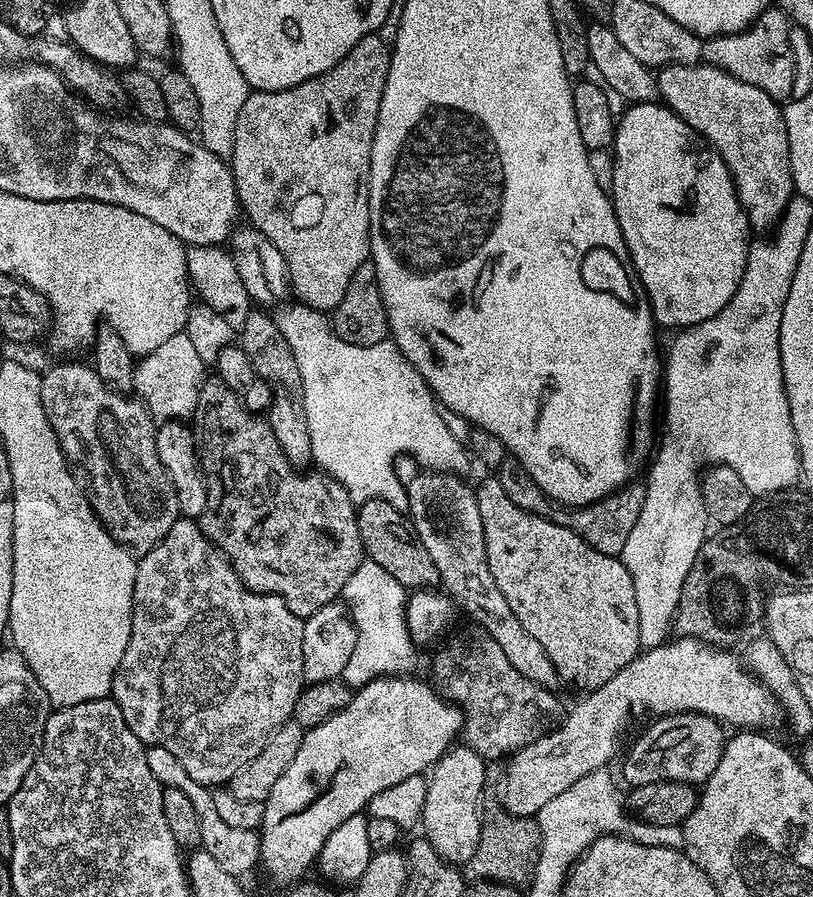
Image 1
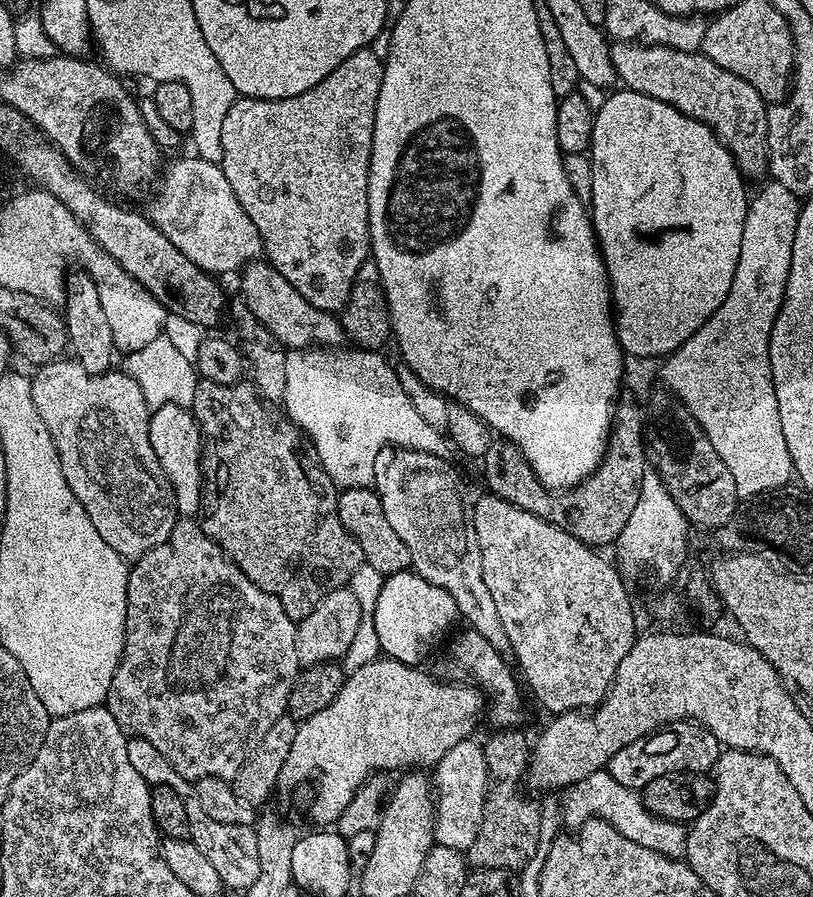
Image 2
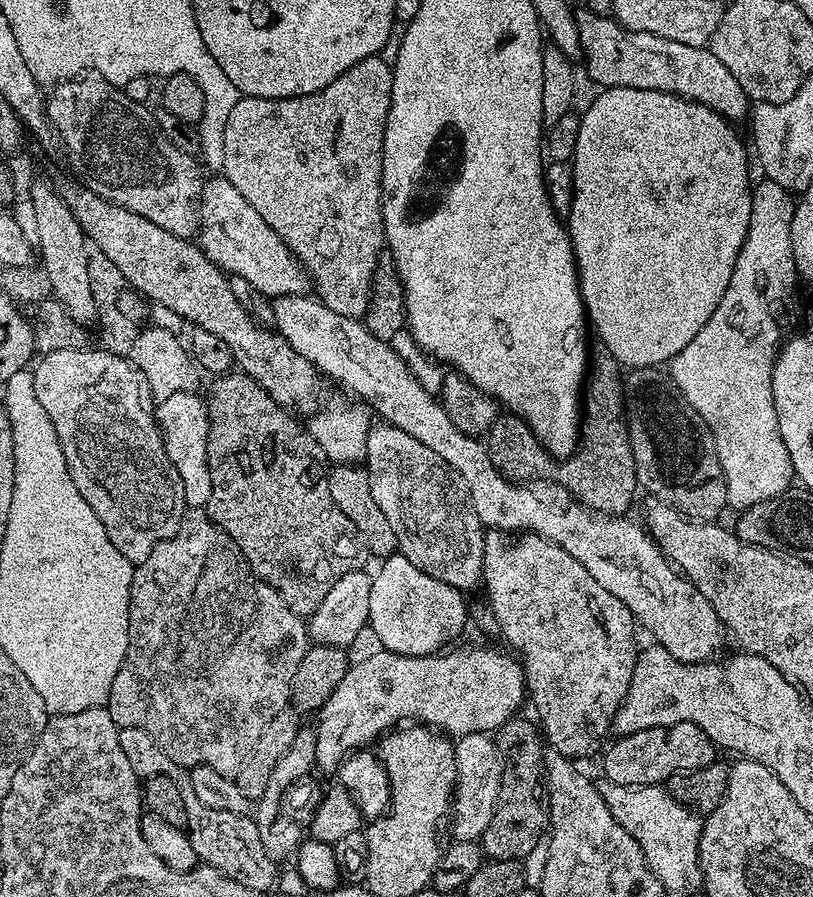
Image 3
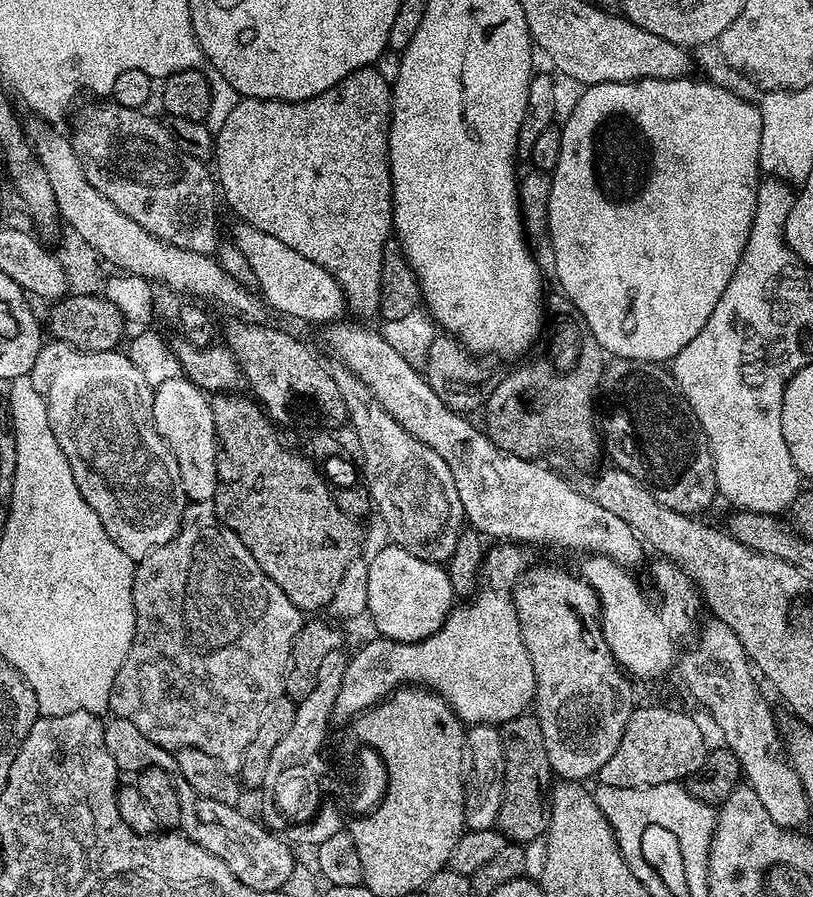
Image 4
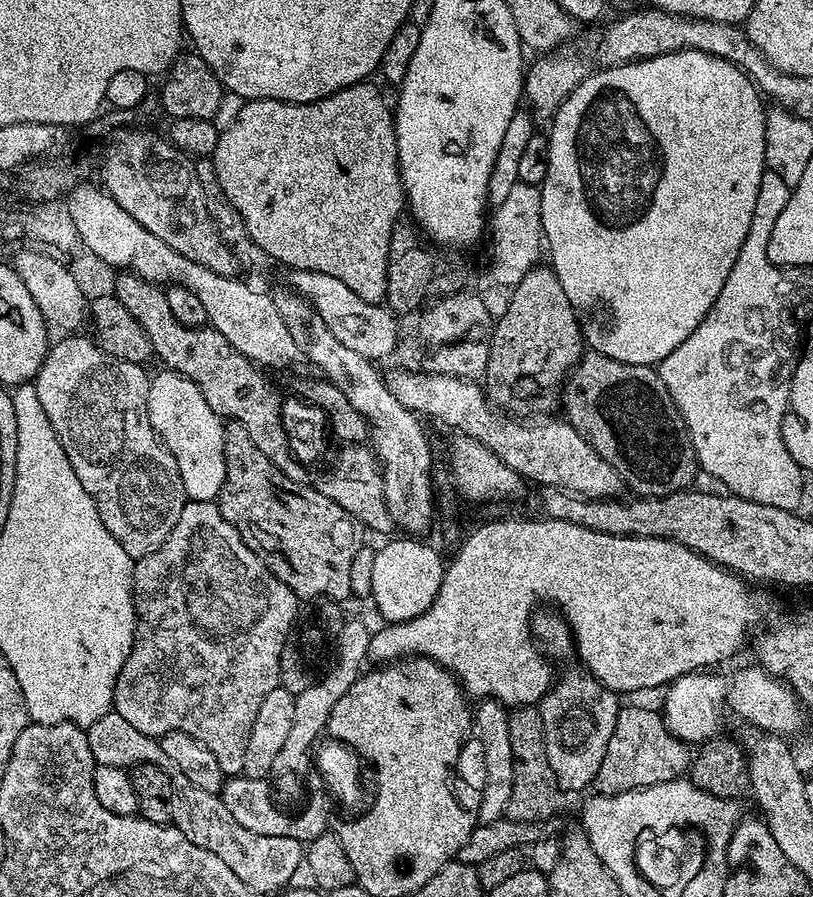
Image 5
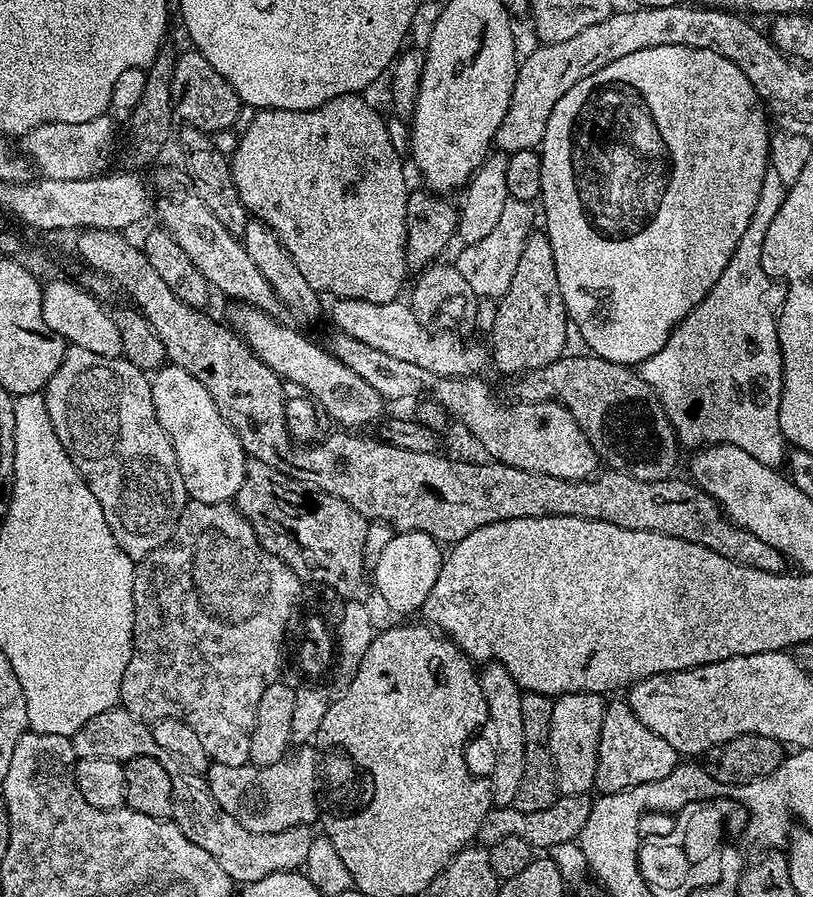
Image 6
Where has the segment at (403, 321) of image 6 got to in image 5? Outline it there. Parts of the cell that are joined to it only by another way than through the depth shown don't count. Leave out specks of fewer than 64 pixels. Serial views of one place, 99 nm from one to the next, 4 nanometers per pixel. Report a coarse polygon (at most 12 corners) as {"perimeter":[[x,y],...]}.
{"perimeter":[[321,271],[289,273],[333,335],[381,362],[397,317]]}

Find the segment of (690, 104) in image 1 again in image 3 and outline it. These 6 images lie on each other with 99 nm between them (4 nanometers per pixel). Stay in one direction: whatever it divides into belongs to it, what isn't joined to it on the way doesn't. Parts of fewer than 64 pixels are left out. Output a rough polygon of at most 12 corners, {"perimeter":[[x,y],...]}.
{"perimeter":[[577,11],[601,89],[658,90],[749,115],[738,78],[695,48]]}

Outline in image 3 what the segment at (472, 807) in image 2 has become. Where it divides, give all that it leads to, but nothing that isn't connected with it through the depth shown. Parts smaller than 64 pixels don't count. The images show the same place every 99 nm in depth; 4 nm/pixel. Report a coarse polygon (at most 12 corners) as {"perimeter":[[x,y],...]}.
{"perimeter":[[491,735],[459,737],[450,832],[479,841],[502,762]]}

